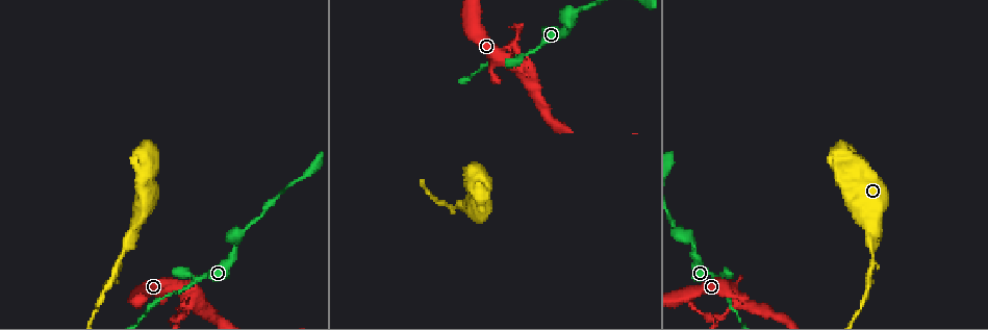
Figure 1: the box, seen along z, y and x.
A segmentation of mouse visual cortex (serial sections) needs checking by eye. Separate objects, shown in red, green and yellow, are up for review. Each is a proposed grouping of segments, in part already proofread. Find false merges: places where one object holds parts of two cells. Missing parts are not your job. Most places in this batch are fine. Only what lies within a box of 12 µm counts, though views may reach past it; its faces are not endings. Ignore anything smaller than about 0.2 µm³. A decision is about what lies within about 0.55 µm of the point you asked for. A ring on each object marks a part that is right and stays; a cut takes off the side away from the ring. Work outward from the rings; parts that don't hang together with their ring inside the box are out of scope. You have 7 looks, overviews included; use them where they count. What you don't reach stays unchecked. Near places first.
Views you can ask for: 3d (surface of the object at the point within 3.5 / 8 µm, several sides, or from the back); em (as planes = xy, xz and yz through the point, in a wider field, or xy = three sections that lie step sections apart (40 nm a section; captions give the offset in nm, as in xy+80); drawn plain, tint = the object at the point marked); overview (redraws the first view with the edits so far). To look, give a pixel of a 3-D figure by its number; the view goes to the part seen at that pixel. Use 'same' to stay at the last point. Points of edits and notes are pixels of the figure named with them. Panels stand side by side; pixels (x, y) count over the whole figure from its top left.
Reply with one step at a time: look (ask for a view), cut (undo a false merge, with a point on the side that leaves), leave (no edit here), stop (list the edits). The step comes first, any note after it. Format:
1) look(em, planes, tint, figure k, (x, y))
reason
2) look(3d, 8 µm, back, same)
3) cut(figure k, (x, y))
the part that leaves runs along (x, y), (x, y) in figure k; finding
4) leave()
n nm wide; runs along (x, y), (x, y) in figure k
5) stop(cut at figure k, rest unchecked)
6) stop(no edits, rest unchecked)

look(3d, 3.5 µm, figure 1, (873, 238))
sudden change in width

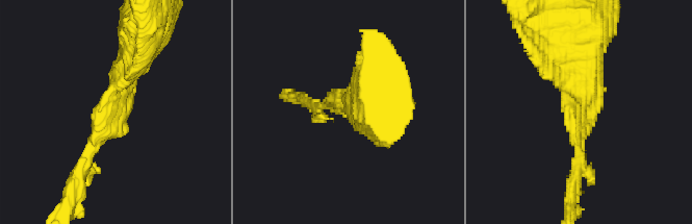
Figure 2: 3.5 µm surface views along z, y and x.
look(em, xy, step 2, tint, figure 2, (575, 110))
arms of 150, 500 nm; shape alone is not enough

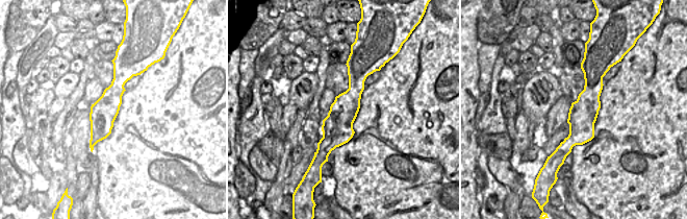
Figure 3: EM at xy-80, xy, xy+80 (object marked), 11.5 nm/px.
leave()
runs along (135, 51), (81, 173) in figure 2; all the same cell

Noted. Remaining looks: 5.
look(3d, 8 µm, figure 1, (524, 76))
four-way junction

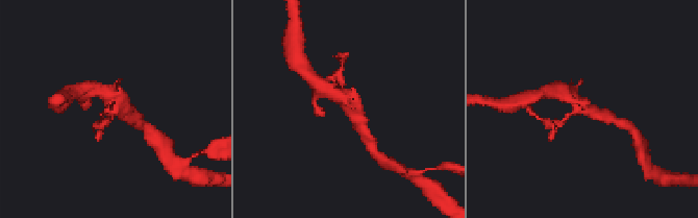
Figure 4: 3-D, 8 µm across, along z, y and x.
look(3d, 3.5 µm, figure 4, (116, 104))
closer look

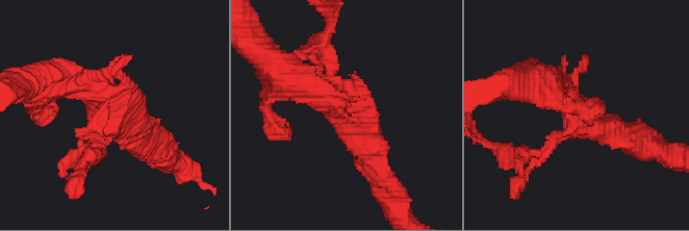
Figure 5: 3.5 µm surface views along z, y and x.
look(em, xy, step 5, tint, figure 5, (116, 120))
need the tissue

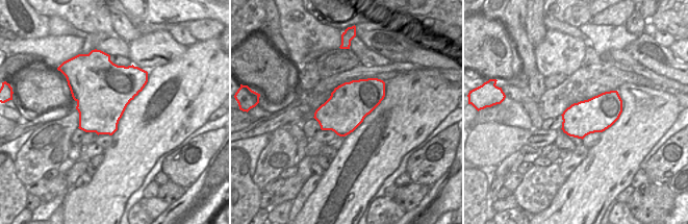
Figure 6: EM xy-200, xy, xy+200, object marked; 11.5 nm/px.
leave()
480 nm wide; runs along (303, 85), (348, 107), (371, 169) in figure 5; continuous, no second cell

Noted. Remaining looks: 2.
stop(no edits, rest unchecked)

